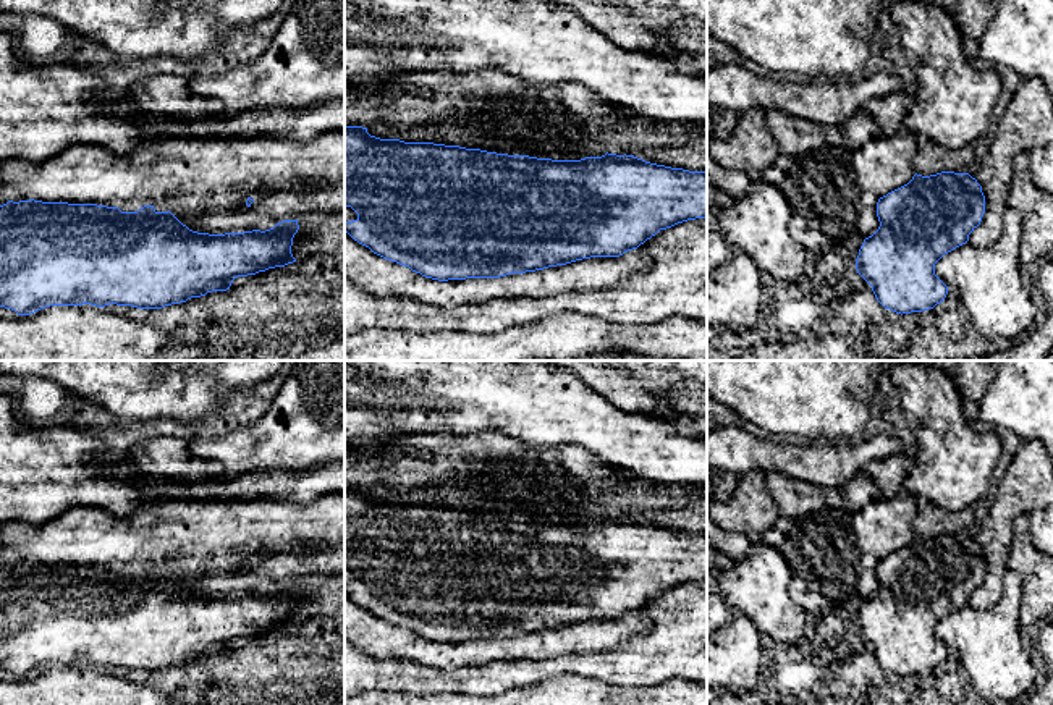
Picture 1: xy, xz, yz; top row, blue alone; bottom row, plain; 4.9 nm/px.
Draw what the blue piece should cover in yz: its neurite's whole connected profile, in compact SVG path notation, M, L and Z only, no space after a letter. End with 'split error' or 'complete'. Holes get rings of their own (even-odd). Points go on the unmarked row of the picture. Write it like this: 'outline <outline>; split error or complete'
outline M941 534L912 542L880 559L878 592L864 602L856 621L857 635L872 648L877 663L896 676L933 671L943 665L948 648L935 637L935 626L966 606L985 576L982 548L969 535Z; complete

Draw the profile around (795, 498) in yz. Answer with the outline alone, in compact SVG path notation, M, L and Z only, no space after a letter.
M776 471L767 472L765 479L768 495L773 498L776 509L791 521L812 516L825 508L841 508L854 514L870 501L883 496L880 487L864 472L838 490L812 485Z

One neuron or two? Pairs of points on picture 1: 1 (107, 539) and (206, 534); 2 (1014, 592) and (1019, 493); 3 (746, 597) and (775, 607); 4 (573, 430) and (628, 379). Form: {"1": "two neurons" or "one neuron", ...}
{"1": "one neuron", "2": "two neurons", "3": "one neuron", "4": "two neurons"}

